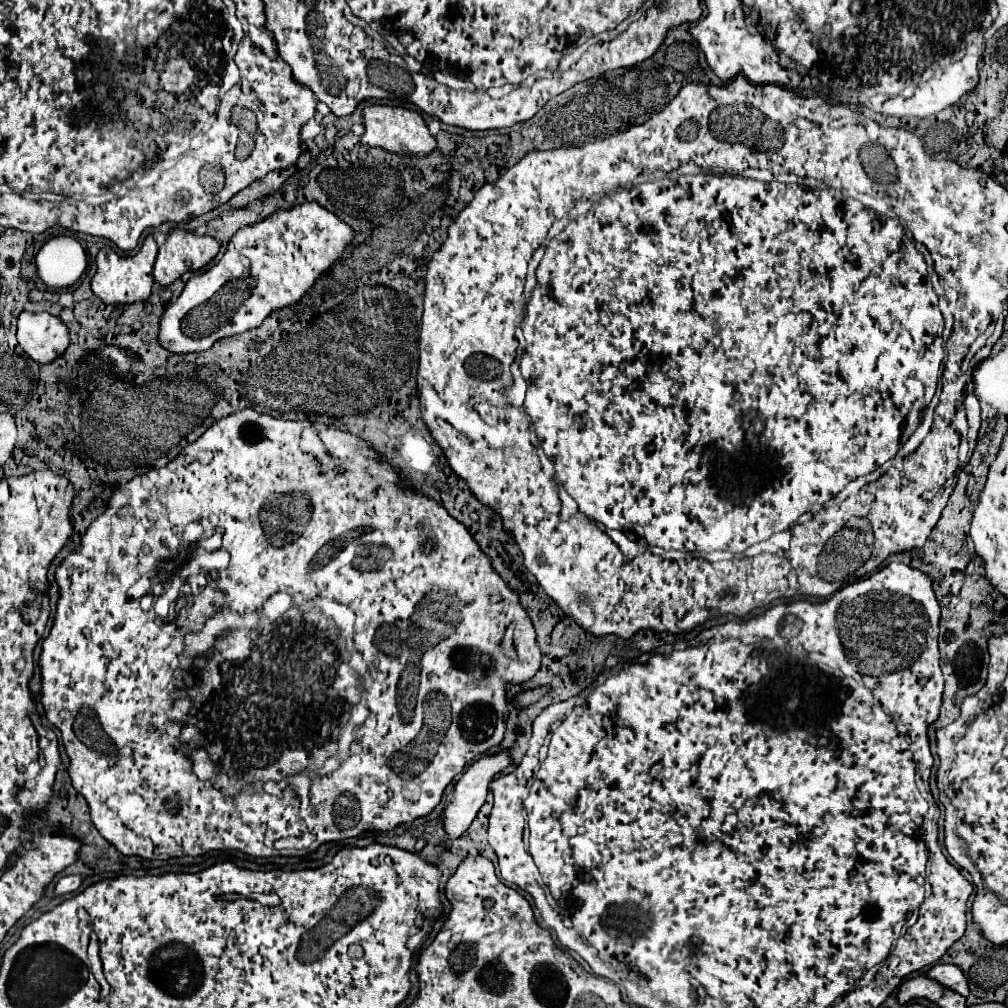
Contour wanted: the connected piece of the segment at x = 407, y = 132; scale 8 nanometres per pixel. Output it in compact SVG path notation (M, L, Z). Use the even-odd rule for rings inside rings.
M366 105L364 107L364 135L362 143L372 145L372 147L382 147L392 153L402 153L402 155L428 155L436 147L436 139L430 135L422 115L414 109L404 109L404 107L390 107L390 105Z

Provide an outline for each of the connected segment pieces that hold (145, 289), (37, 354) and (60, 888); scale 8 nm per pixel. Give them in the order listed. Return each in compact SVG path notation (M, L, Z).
M148 235L136 255L118 255L114 249L100 249L96 257L96 275L92 279L92 291L104 301L104 303L134 303L140 299L150 297L152 285L154 285L154 275L152 267L158 255L158 243L154 241L152 235Z
M22 311L18 315L18 343L36 363L50 363L68 347L68 327L60 317Z
M68 875L68 877L62 877L62 879L56 883L54 893L56 893L56 895L66 895L66 893L72 893L72 891L76 891L76 889L80 887L80 883L82 883L82 877L78 877L78 875Z

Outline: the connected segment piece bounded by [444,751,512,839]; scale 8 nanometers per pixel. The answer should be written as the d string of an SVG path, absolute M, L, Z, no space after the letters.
M500 751L494 755L482 755L468 767L468 771L456 783L452 803L444 809L444 827L452 839L460 837L470 827L478 809L486 801L488 785L498 773L502 773L502 769L510 765L510 753Z

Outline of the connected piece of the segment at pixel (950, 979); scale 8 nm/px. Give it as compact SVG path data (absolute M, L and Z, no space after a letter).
M936 963L930 971L928 971L928 977L936 979L938 983L958 991L960 995L968 995L970 993L970 981L968 981L968 975L966 971L960 967L960 965L952 965L952 963Z

